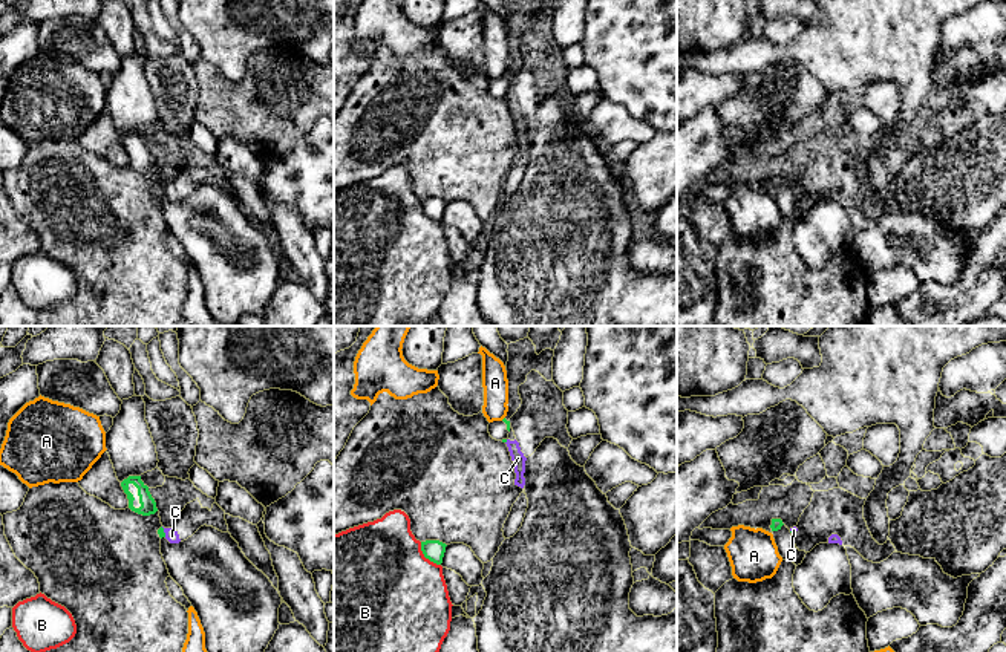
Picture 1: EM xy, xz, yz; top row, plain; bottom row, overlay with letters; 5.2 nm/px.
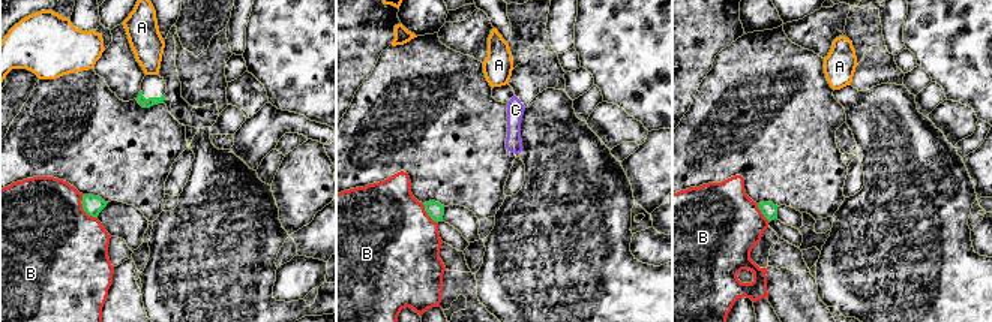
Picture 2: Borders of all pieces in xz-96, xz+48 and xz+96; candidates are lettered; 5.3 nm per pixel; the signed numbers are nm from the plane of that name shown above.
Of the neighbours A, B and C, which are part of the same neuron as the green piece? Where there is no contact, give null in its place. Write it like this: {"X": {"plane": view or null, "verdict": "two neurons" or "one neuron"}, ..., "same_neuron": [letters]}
{"A": {"plane": null, "verdict": "two neurons"}, "B": {"plane": "xz", "verdict": "two neurons"}, "C": {"plane": "xy", "verdict": "two neurons"}, "same_neuron": []}

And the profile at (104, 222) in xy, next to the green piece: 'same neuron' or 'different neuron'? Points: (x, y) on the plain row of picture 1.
different neuron

